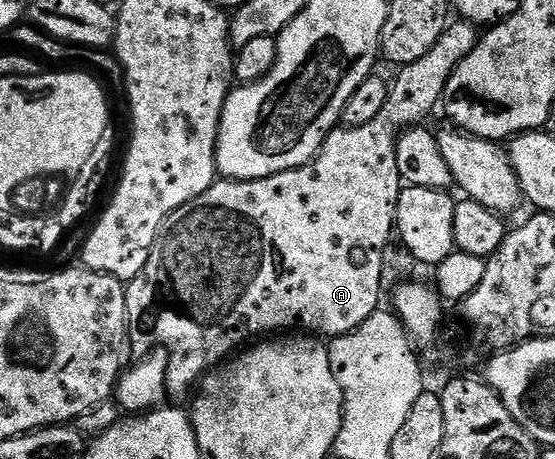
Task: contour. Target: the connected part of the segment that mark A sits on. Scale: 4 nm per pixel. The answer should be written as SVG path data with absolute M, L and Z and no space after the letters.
M462 18L456 19L447 27L445 34L441 34L441 38L437 40L437 46L433 46L433 50L429 50L429 54L425 54L425 58L417 58L417 62L404 64L398 69L399 77L396 78L395 84L393 80L390 85L385 106L381 110L381 114L377 114L377 118L373 118L373 122L365 122L365 126L360 128L336 126L325 138L325 142L319 147L319 152L313 160L288 172L273 174L269 178L261 178L260 180L216 179L212 188L205 190L205 194L193 198L193 202L181 206L181 210L177 210L168 218L149 254L149 262L145 262L145 270L141 270L141 274L137 274L135 279L126 285L127 323L134 326L131 334L132 345L136 349L143 348L142 350L151 350L156 346L162 346L167 350L175 348L176 356L170 357L167 366L168 397L187 395L190 397L192 395L191 387L194 384L196 387L204 376L220 367L232 353L242 349L244 345L256 338L263 338L268 334L279 334L284 330L302 330L304 333L314 334L319 338L344 336L357 330L357 326L361 326L361 322L365 322L375 312L380 311L379 295L384 295L385 292L381 286L381 258L385 254L388 244L392 243L393 233L396 231L395 211L401 191L396 141L404 130L412 126L422 125L425 121L423 119L434 108L436 111L440 107L449 78L457 70L459 63L465 58L469 58L471 51L479 45L480 35L480 29L471 21Z

